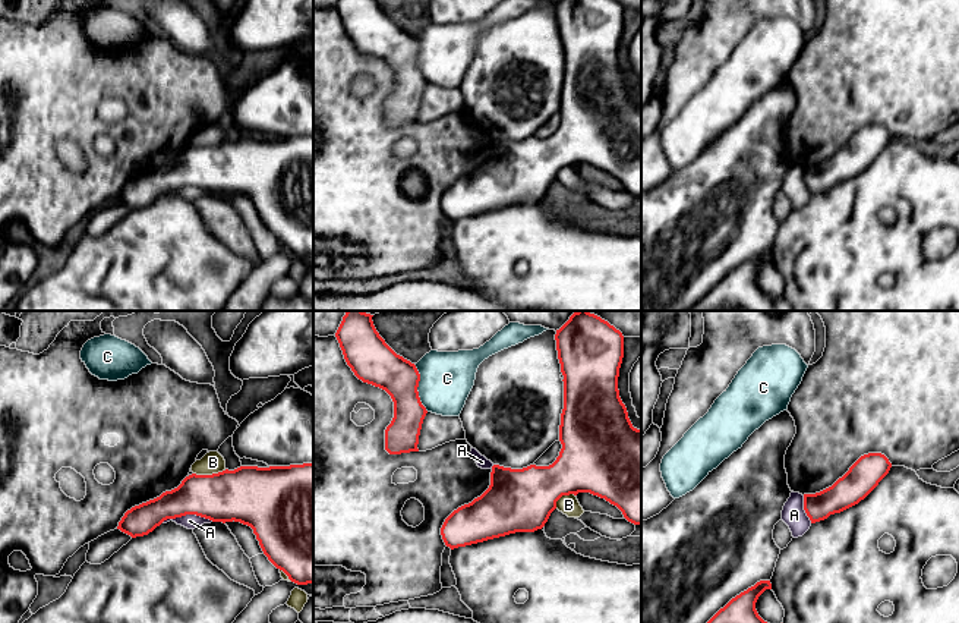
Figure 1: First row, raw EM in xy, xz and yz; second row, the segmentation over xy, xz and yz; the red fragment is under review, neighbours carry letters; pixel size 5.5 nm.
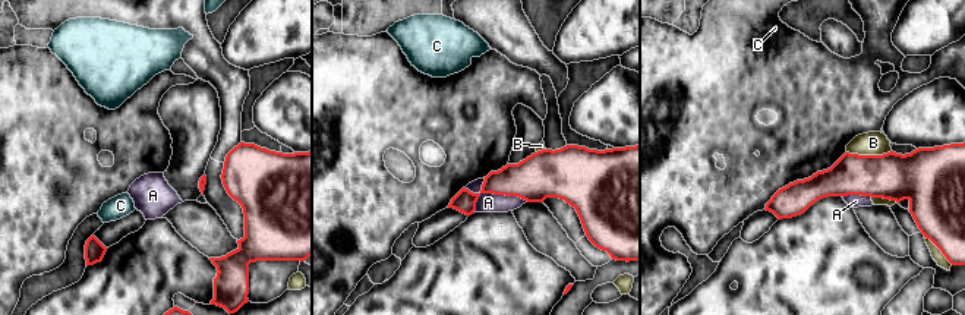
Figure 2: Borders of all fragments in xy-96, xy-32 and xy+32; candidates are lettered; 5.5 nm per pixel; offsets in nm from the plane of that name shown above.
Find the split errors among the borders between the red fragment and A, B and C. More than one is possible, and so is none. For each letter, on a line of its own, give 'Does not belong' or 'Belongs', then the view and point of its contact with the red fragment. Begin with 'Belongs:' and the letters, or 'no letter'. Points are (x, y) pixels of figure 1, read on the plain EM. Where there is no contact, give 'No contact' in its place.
Belongs: no letter
A: Does not belong. Touches red at xy (186, 185)
B: Does not belong. Touches red at xy (210, 147)
C: Does not belong. Touches red at xz (418, 57)

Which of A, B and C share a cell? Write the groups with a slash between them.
A B / C

